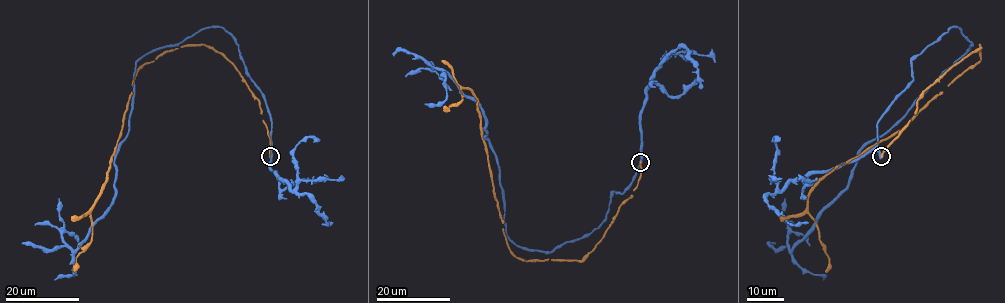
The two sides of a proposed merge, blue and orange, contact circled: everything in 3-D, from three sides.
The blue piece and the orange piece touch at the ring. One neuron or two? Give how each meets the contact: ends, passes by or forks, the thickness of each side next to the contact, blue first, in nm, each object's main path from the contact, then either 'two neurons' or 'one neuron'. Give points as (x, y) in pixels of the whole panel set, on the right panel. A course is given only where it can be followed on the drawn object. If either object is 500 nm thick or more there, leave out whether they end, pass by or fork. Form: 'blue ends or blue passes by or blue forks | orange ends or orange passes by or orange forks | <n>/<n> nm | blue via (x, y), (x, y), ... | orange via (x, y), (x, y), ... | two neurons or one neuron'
blue ends | orange ends | 480/240 nm | blue via (881, 156), (878, 119), (911, 61), (959, 28), (968, 49), (861, 150), (794, 247), (823, 279) | orange via (881, 156), (928, 88), (979, 45), (980, 59), (900, 129), (814, 187), (807, 211), (826, 272) | two neurons

